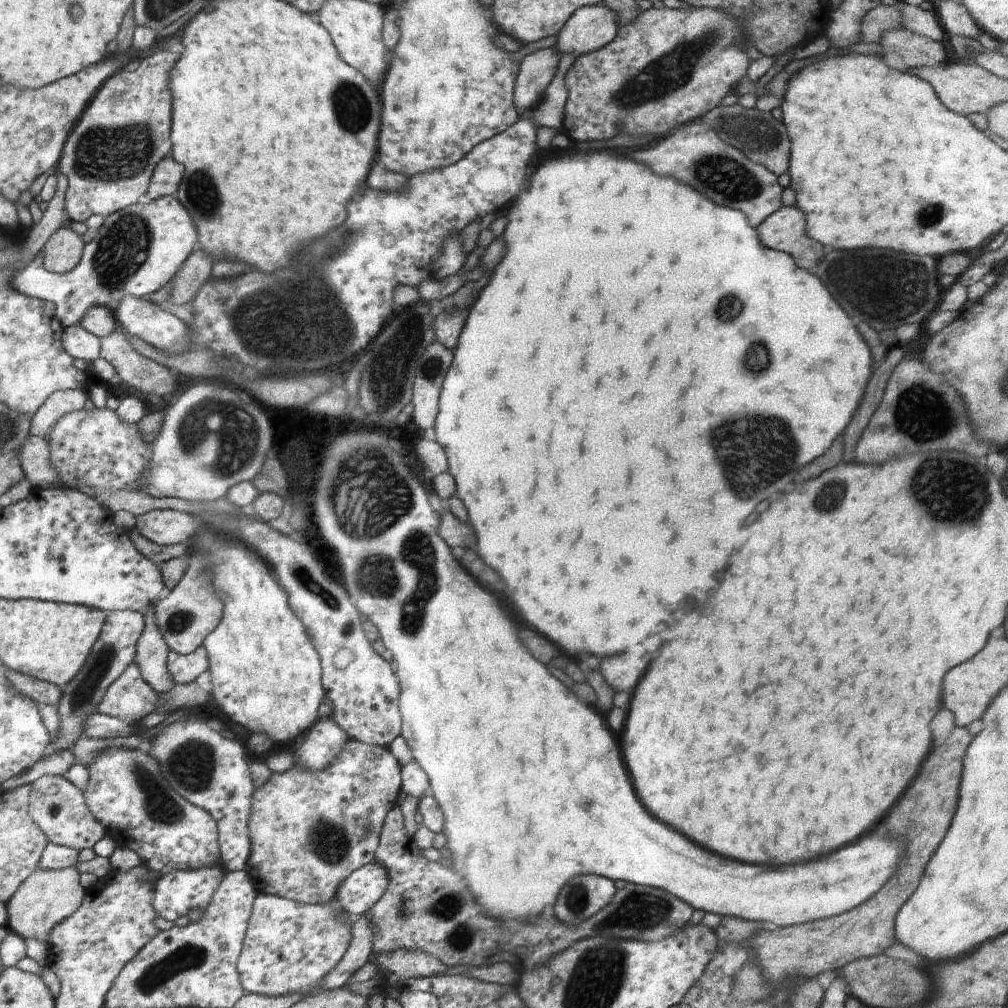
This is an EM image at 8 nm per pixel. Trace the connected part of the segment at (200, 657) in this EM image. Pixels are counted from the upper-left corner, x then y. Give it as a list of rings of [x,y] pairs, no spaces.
[[[200,645],[194,652],[187,655],[168,651],[167,669],[176,683],[195,681],[202,672],[209,669],[206,649]]]

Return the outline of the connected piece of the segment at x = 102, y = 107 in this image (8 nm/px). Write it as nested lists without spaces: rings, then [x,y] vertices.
[[[153,50],[133,72],[118,69],[93,96],[66,139],[59,169],[67,178],[67,220],[84,223],[92,214],[114,214],[147,194],[156,165],[171,154],[169,74],[180,53]]]

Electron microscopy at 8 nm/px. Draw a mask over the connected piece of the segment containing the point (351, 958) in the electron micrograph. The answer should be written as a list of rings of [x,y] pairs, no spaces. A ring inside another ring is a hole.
[[[365,915],[352,925],[352,940],[342,960],[319,982],[320,989],[344,987],[349,978],[366,964],[373,952],[373,928]]]

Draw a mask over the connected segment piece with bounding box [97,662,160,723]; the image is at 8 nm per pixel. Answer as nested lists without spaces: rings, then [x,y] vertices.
[[[136,662],[112,683],[97,711],[128,722],[139,722],[157,708],[159,696],[142,676]]]

